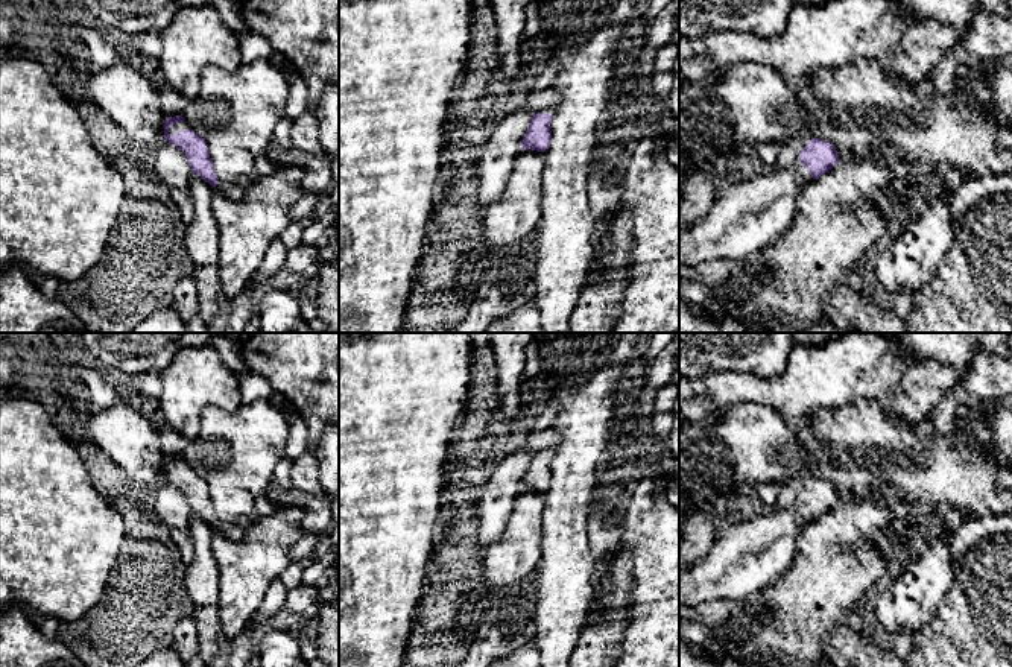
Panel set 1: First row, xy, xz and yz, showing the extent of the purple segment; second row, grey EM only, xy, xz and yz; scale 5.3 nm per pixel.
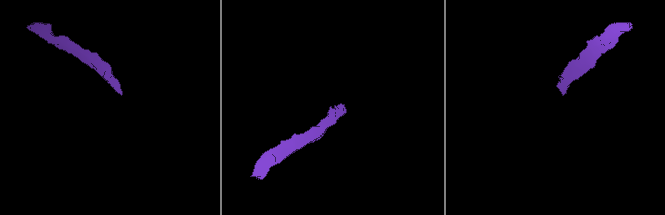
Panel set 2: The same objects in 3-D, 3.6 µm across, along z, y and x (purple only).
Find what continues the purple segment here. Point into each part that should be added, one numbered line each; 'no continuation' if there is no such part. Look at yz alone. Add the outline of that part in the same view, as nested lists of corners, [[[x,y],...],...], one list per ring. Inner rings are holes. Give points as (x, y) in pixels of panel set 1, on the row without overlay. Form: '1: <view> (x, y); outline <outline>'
1: yz (789, 497); outline [[[799,476],[784,483],[772,509],[783,511],[793,507],[798,511],[798,521],[802,526],[808,526],[810,523],[813,523],[810,512],[799,501],[799,495],[810,480],[810,476]]]

